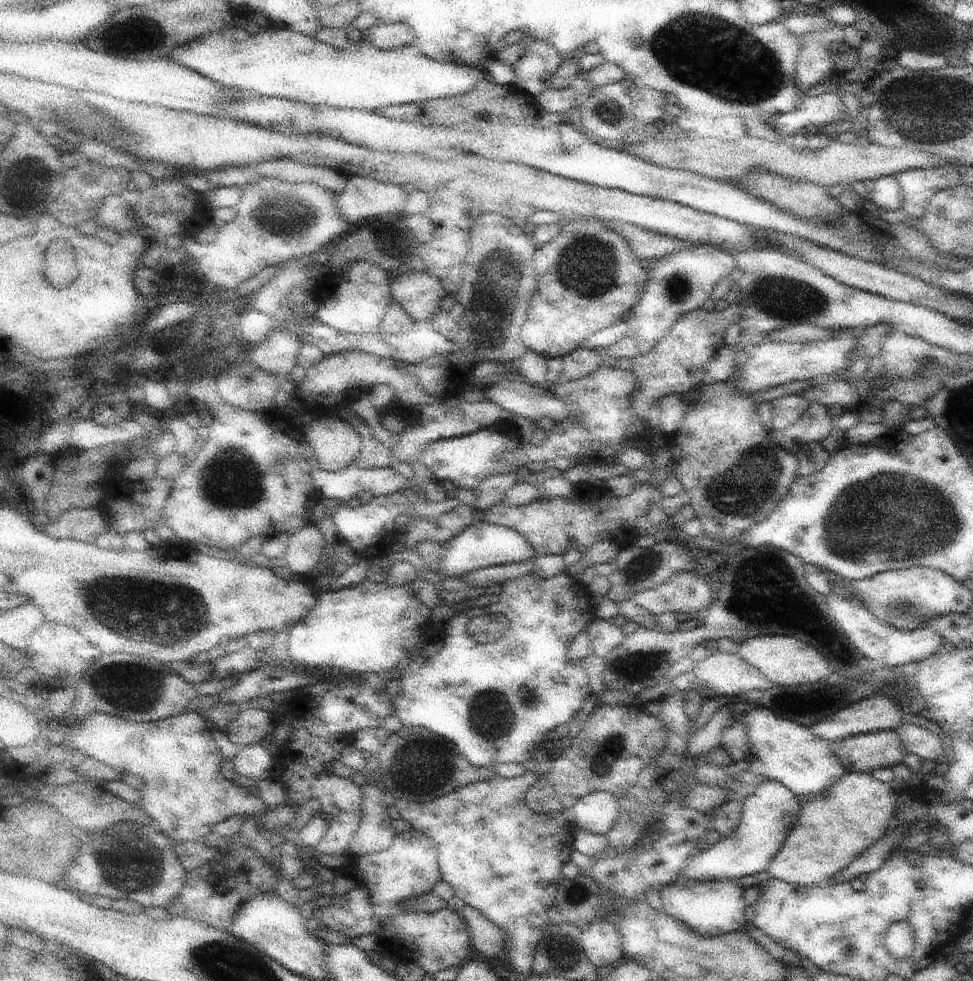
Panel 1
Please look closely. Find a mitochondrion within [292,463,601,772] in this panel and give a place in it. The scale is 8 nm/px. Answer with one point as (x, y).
(489, 712)

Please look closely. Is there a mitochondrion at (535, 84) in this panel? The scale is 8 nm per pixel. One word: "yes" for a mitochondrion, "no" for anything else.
no

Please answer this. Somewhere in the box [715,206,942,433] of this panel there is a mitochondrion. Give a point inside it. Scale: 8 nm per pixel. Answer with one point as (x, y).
(779, 298)

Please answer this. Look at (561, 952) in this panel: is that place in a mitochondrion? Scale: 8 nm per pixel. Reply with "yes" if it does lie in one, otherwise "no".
yes

